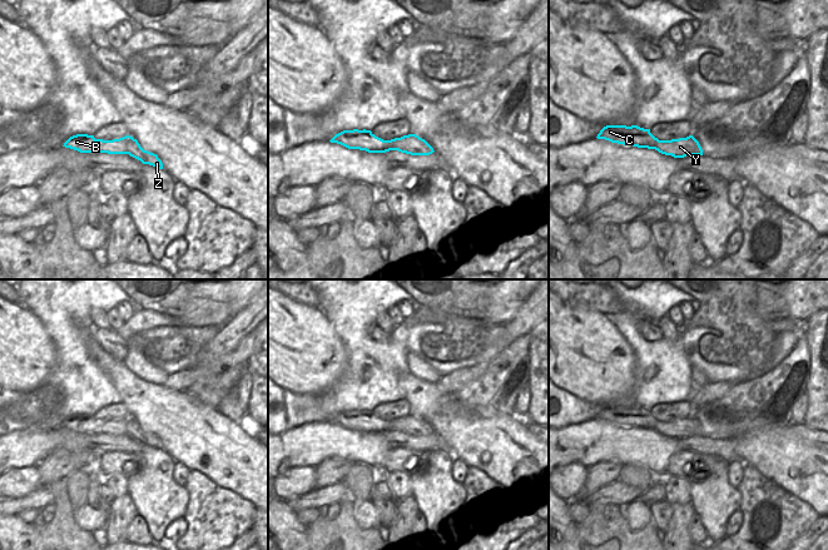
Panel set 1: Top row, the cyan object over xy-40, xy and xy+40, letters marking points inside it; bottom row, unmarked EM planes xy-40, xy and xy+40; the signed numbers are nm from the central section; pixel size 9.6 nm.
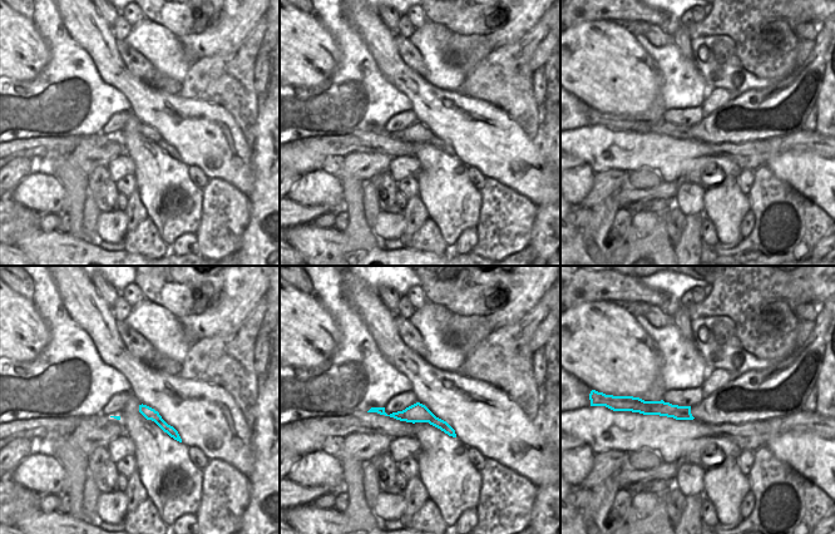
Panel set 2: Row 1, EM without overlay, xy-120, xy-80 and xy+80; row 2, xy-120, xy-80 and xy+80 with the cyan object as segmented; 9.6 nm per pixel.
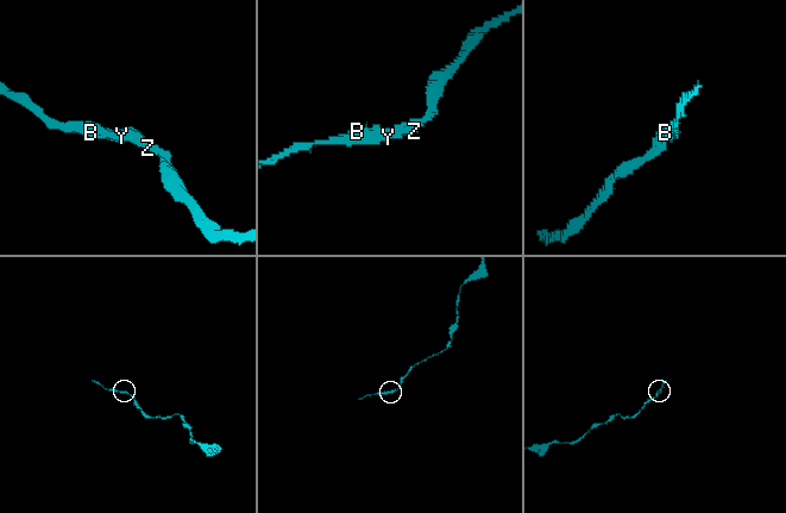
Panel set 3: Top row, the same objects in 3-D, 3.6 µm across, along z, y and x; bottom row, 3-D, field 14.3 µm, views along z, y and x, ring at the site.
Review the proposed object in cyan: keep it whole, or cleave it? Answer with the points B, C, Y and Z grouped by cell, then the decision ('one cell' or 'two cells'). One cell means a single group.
B C / Y Z | two cells

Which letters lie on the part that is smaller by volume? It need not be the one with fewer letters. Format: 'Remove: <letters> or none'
Remove: B, C

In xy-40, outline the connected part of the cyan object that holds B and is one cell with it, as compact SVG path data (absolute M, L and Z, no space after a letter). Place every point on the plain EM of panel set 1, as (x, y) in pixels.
M76 415L70 417L64 426L80 433L108 433L108 435L129 435L128 416L114 420L95 420L94 416Z

